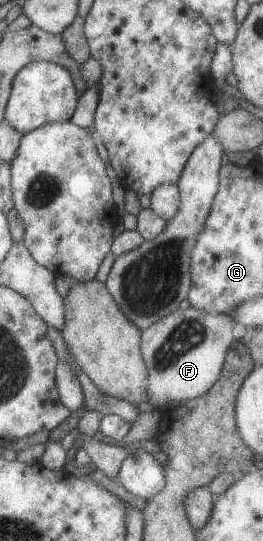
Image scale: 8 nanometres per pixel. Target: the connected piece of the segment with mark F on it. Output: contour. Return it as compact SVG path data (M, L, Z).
M195 308L168 313L140 331L140 354L147 370L146 401L154 406L203 395L221 377L226 353L233 345L234 319Z

